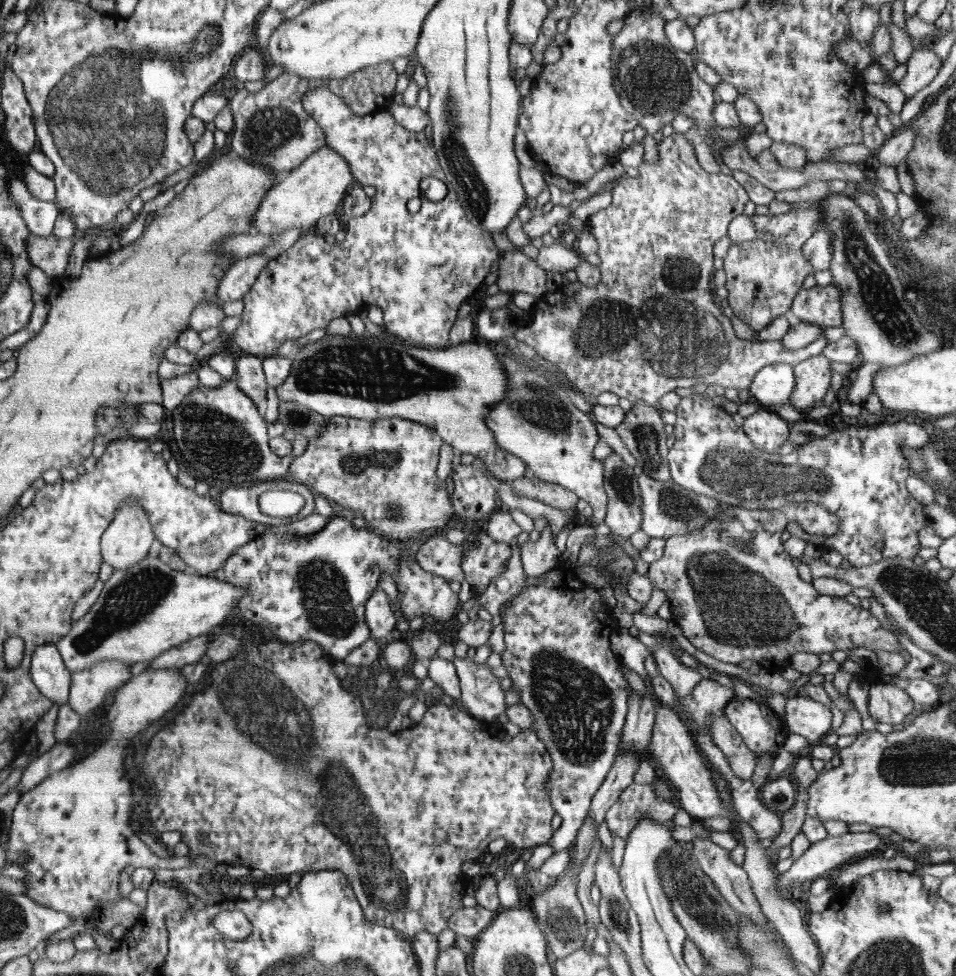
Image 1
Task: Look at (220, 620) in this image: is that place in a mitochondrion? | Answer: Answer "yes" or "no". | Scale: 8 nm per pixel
no

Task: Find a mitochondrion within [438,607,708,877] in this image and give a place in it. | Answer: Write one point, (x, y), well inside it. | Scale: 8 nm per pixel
(574, 701)

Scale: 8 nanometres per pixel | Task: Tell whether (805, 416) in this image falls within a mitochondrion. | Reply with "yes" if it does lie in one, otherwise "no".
no

